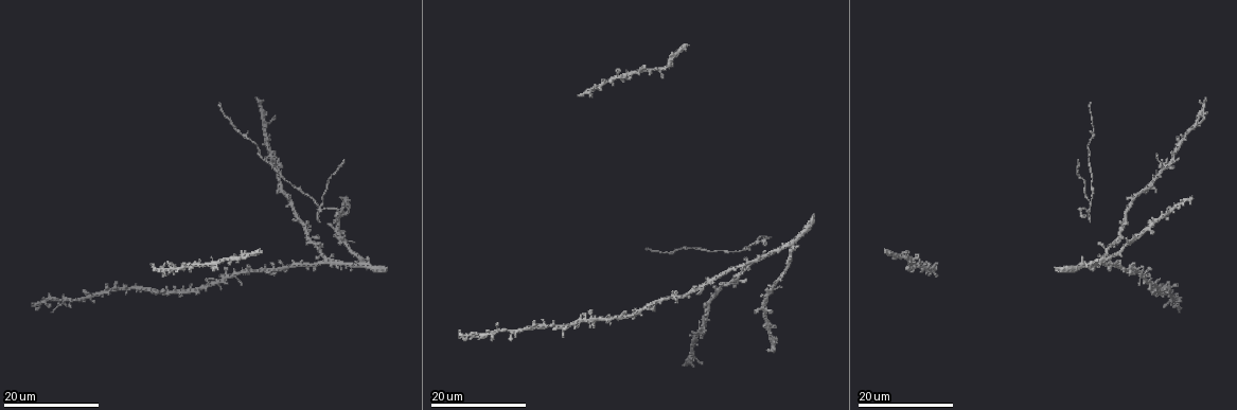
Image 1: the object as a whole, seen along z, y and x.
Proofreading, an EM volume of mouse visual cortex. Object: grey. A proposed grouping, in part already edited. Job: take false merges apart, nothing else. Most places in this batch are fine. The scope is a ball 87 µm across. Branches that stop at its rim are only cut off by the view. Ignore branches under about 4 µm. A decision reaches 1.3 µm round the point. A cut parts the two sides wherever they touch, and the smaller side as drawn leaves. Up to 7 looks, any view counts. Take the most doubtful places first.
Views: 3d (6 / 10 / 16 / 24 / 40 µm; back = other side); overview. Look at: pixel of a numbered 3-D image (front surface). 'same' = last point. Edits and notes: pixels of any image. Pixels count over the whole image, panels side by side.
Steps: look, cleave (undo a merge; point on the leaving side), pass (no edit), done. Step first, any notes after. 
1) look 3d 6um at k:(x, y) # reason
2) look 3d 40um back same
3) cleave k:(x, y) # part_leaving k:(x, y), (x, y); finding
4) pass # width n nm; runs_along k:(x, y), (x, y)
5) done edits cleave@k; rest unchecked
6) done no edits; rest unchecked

look 3d 16um at 1:(322, 210) # looks like a crossing

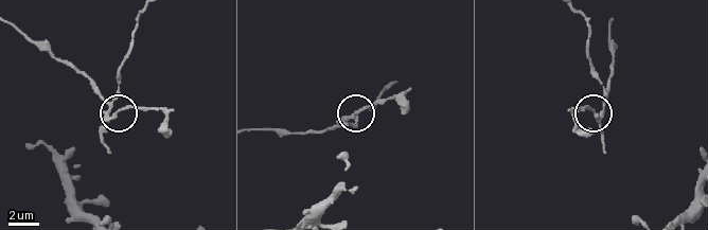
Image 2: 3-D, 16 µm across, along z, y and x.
look 3d 6um at 2:(349, 116) # zoom in

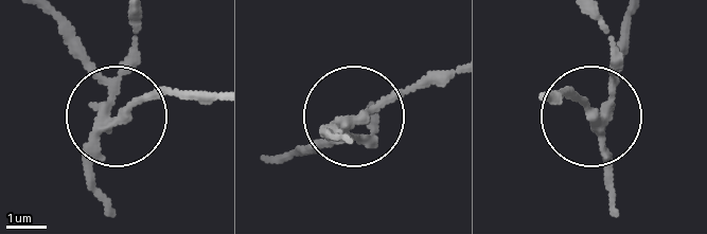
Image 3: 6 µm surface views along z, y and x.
cleave 3:(99, 144) # width 210 nm; part_leaving 3:(117, 77), (137, 20); a second cell is stuck on

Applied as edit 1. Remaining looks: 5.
look overview

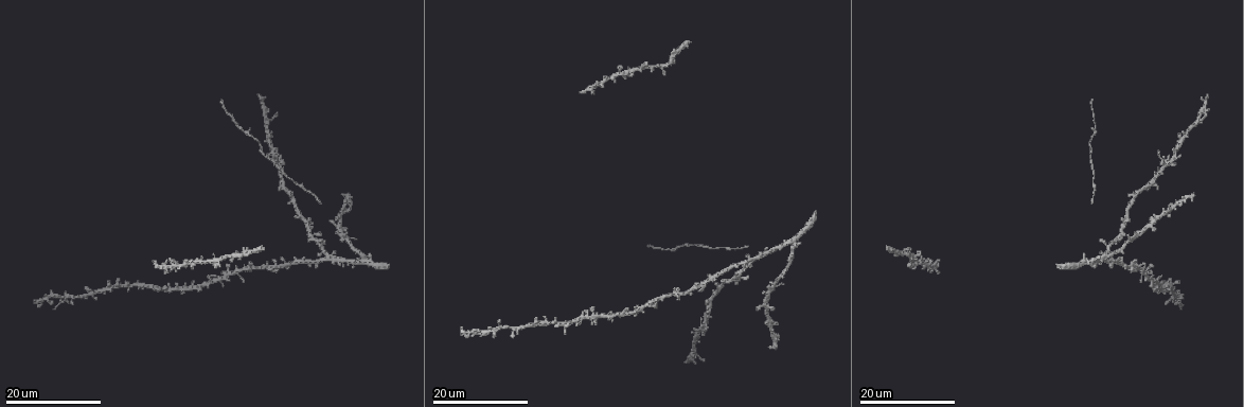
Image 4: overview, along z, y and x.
look 3d 16um at 4:(796, 243) # arms part here

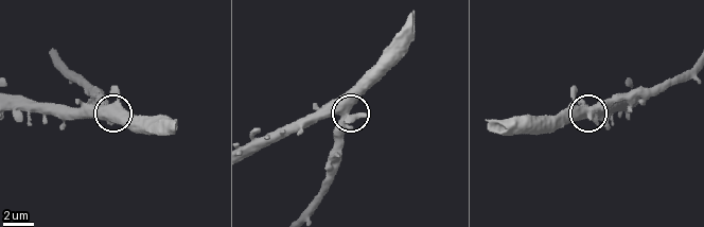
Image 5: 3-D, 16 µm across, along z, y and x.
look 3d 10um at 5:(350, 113) # closer look

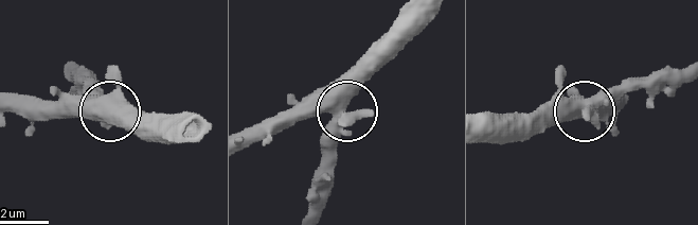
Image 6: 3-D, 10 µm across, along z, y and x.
pass # side_arm 8 um; runs_along 6:(12, 97), (149, 113); one cell here

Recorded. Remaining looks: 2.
look 3d 24um at 4:(234, 255)

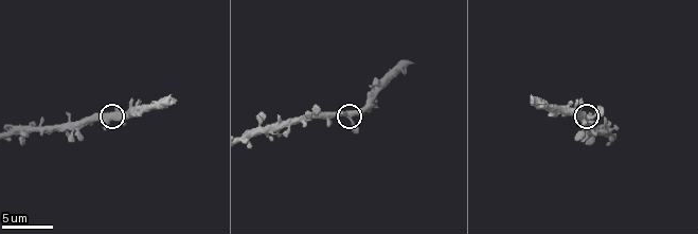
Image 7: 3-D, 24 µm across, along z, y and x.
look 3d 6um at 7:(116, 115)

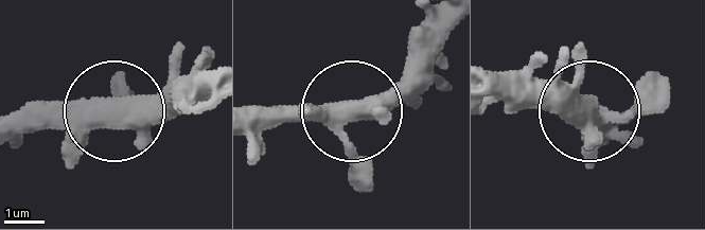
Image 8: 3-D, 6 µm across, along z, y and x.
pass # width 430 nm; all the same cell

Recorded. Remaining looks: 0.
done edits cleave@3; rest unchecked

